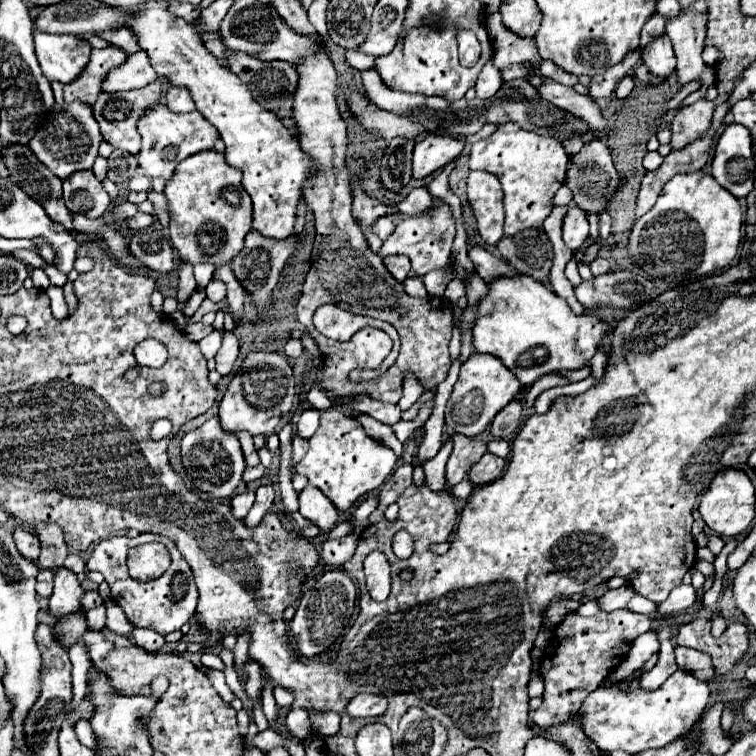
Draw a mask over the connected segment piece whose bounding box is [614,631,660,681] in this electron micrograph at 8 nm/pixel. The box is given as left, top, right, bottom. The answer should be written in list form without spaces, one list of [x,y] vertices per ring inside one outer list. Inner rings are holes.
[[[654,631],[638,637],[638,641],[634,641],[634,645],[630,649],[630,655],[622,661],[622,665],[618,669],[614,669],[614,681],[622,681],[632,671],[640,669],[654,653],[658,653],[658,649],[660,649],[660,643],[658,643]]]

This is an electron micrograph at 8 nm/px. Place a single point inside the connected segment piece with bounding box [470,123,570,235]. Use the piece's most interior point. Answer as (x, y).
(531, 167)

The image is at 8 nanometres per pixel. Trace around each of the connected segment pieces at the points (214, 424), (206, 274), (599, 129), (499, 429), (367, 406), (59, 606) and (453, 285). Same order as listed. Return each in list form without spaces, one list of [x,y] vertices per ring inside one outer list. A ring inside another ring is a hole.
[[[218,417],[208,419],[202,427],[184,435],[184,439],[182,439],[182,465],[186,469],[186,475],[194,483],[194,487],[202,493],[216,497],[218,501],[230,499],[236,493],[238,483],[242,481],[242,473],[246,469],[240,441],[234,435],[224,433]]]
[[[200,263],[193,267],[194,278],[198,288],[205,288],[212,279],[215,271],[214,265],[211,263]]]
[[[542,75],[542,85],[536,87],[540,97],[544,97],[546,101],[550,101],[552,105],[584,119],[598,135],[606,135],[606,121],[600,113],[600,107],[588,97],[588,95],[580,95],[576,93],[572,87],[562,85],[550,77]]]
[[[512,401],[510,405],[506,405],[506,409],[502,409],[502,413],[498,413],[498,417],[494,417],[494,421],[490,423],[490,435],[504,439],[504,437],[512,437],[518,431],[520,425],[520,417],[522,417],[522,405],[518,401]]]
[[[364,395],[364,399],[354,399],[352,407],[360,413],[366,413],[386,425],[394,425],[398,423],[402,417],[400,417],[400,407],[398,405],[390,405],[390,403],[380,403],[380,401],[372,401],[370,397]]]
[[[60,567],[56,571],[54,593],[50,597],[48,613],[54,615],[56,619],[64,615],[72,615],[72,613],[84,613],[84,607],[80,601],[82,597],[84,597],[84,589],[80,587],[76,575],[70,569]]]
[[[452,279],[452,281],[448,283],[446,291],[444,291],[444,297],[446,297],[448,301],[452,301],[452,303],[456,303],[456,299],[460,299],[460,297],[464,297],[464,295],[466,295],[466,289],[464,289],[464,283],[462,283],[460,279]]]

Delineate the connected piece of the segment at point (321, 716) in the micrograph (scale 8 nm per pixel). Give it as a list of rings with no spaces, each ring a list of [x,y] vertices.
[[[312,713],[312,727],[320,735],[334,735],[340,729],[340,715],[338,713]]]

